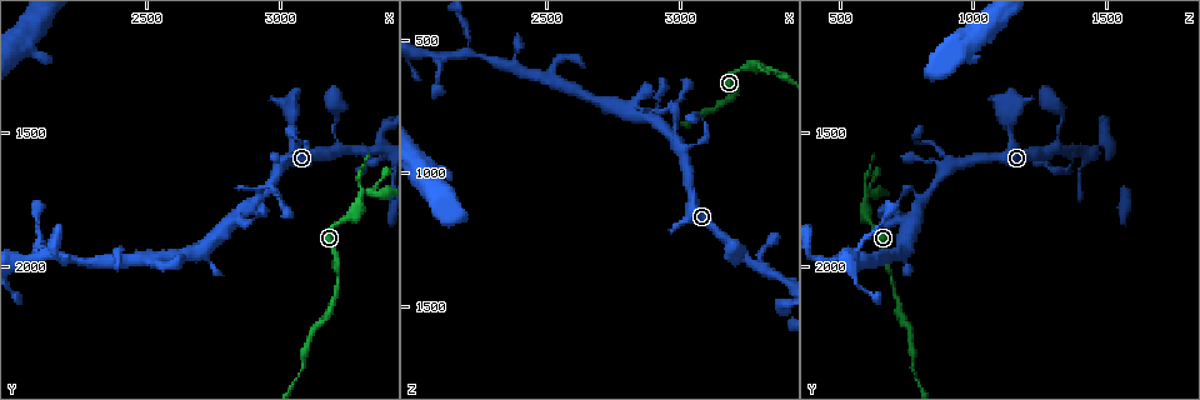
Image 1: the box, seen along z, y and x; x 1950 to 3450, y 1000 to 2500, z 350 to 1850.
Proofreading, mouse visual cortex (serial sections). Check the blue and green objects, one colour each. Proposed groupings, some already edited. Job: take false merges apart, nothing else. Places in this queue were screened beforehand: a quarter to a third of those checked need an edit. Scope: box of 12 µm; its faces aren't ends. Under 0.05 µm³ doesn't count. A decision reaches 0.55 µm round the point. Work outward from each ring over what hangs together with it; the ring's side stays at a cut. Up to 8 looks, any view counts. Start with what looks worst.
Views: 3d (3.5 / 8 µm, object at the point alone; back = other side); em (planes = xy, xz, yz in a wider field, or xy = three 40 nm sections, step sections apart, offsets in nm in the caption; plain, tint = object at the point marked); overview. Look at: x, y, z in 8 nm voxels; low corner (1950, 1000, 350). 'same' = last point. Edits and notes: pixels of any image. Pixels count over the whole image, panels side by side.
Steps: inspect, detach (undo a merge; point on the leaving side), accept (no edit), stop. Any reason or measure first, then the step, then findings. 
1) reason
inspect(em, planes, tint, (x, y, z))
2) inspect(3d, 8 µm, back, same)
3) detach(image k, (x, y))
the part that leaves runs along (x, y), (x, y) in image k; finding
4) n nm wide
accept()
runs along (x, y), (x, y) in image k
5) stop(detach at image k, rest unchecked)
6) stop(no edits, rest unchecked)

sharp bend
inspect(3d, 3.5 µm, back, (3340, 1720, 600))

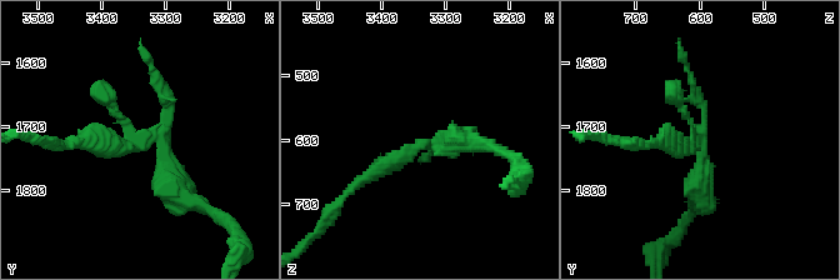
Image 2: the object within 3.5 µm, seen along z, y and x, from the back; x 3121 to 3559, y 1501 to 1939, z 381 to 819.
inspect(em, planes, tint, (3330, 1715, 610))

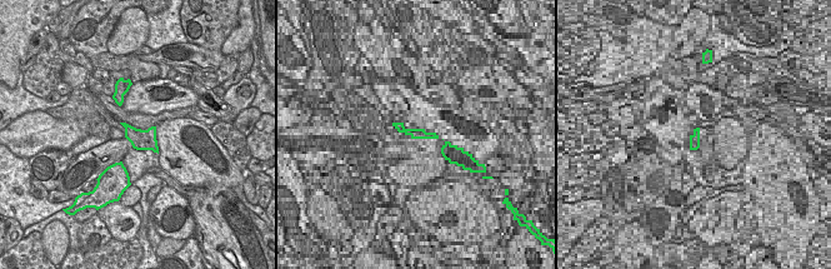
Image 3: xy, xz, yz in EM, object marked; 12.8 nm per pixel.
detach(image 2, (396, 159))
the part that leaves runs along (428, 144), (416, 144), (351, 189) in image 2; two cells meet here

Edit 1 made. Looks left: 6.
three-way junction
inspect(3d, 3.5 µm, (3320, 1580, 1360))

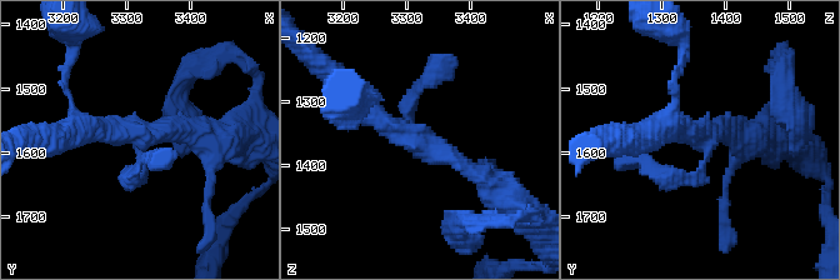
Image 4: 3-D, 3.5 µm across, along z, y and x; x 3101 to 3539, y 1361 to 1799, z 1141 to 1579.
3 arms; arms of 150, 200, 350 nm; need the tissue
inspect(em, planes, tint, (3320, 1570, 1365))

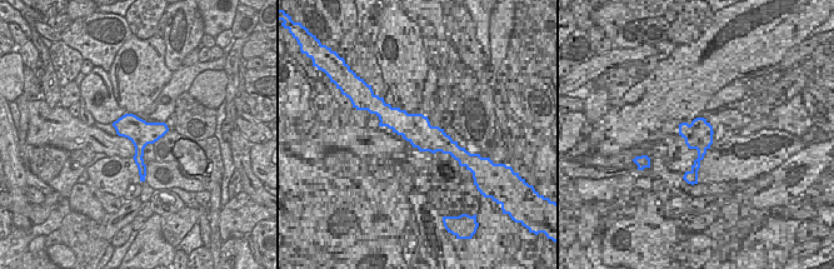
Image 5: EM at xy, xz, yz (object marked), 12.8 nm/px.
320 nm wide
accept()
runs along (348, 93), (489, 180) in image 4; all the same cell

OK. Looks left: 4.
sharp bend
inspect(3d, 3.5 µm, (2920, 1750, 820))

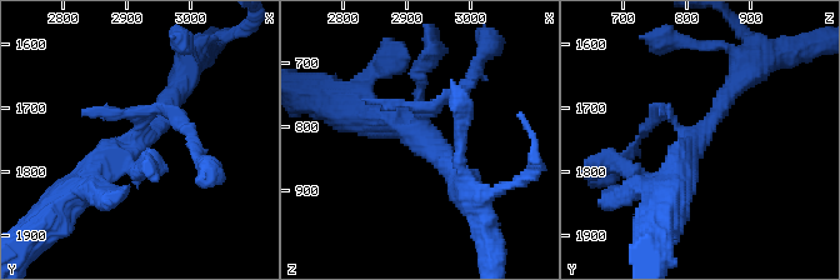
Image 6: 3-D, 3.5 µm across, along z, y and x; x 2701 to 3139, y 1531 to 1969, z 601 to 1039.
inspect(em, planes, tint, (2910, 1750, 815))

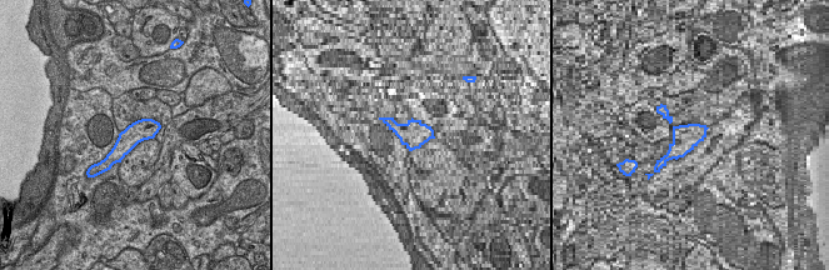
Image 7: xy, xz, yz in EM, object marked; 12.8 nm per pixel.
280 nm wide
accept()
runs along (156, 125), (140, 130), (106, 166) in image 7; one cell here

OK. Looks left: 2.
arms part here
inspect(3d, 3.5 µm, (2200, 1980, 550))

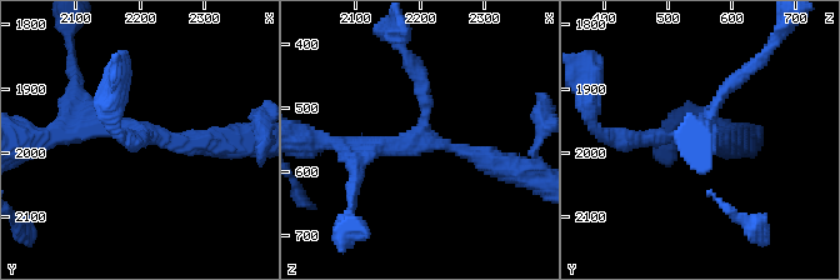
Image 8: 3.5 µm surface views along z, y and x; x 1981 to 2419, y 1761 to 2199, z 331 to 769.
3 arms; arms of 200, 250, 300 nm; shape alone is not enough
inspect(em, planes, tint, same)

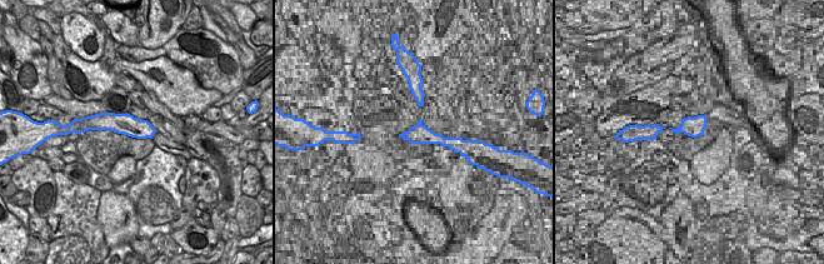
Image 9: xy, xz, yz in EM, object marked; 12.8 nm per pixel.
accept()
runs along (500, 166), (434, 141), (338, 144) in image 8; one cell here

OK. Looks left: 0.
stop(detach at image 2, rest unchecked)

